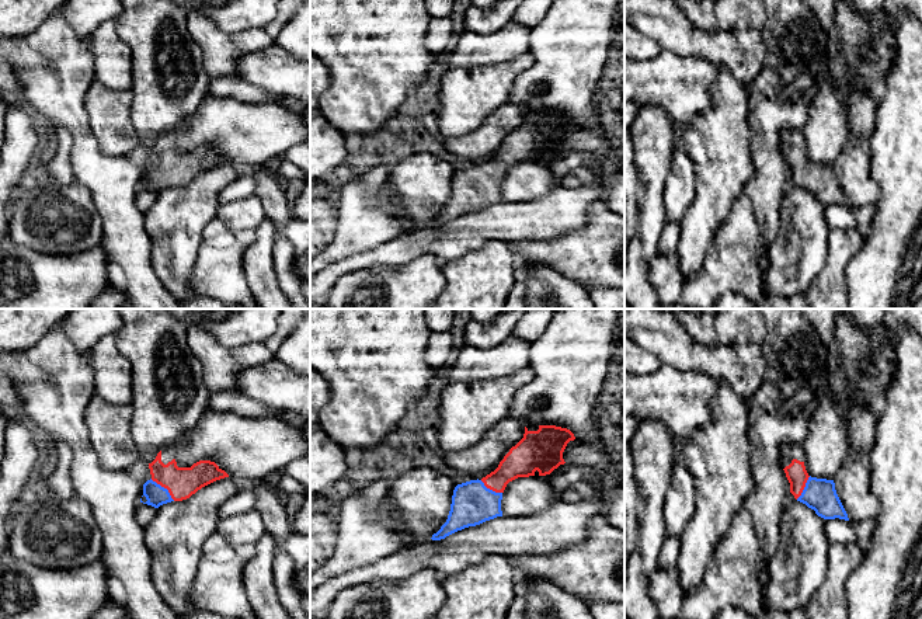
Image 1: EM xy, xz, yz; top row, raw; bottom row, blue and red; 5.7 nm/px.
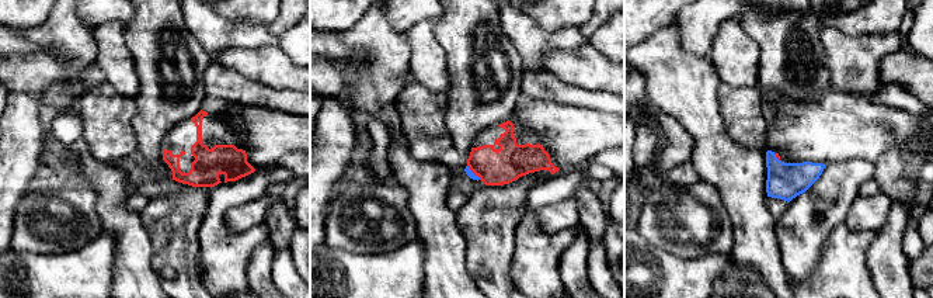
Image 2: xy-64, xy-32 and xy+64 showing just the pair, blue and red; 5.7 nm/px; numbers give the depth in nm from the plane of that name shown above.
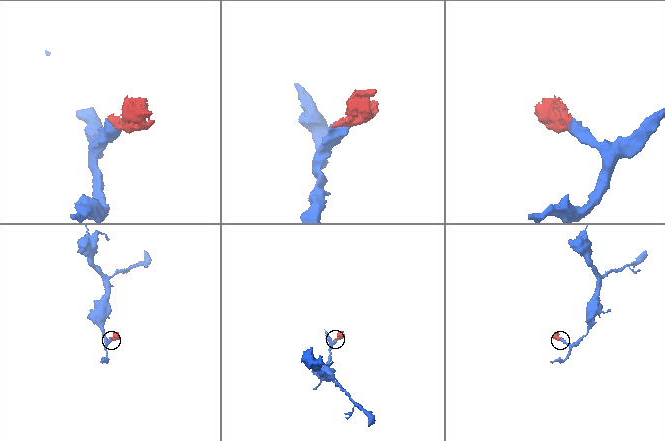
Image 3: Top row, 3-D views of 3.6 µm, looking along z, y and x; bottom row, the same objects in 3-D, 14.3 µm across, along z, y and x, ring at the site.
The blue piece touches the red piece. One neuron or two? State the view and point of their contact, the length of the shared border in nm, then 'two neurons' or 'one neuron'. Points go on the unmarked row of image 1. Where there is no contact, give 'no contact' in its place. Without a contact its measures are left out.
xy (163, 173) | 190 nm | one neuron

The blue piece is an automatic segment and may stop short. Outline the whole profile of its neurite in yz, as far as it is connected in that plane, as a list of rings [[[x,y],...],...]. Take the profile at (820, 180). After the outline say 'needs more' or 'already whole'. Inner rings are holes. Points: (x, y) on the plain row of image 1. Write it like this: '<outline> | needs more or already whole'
[[[786,129],[782,133],[782,153],[790,168],[794,184],[824,205],[845,205],[848,199],[836,180],[834,166],[811,163],[804,152],[804,136],[800,129]]] | needs more

